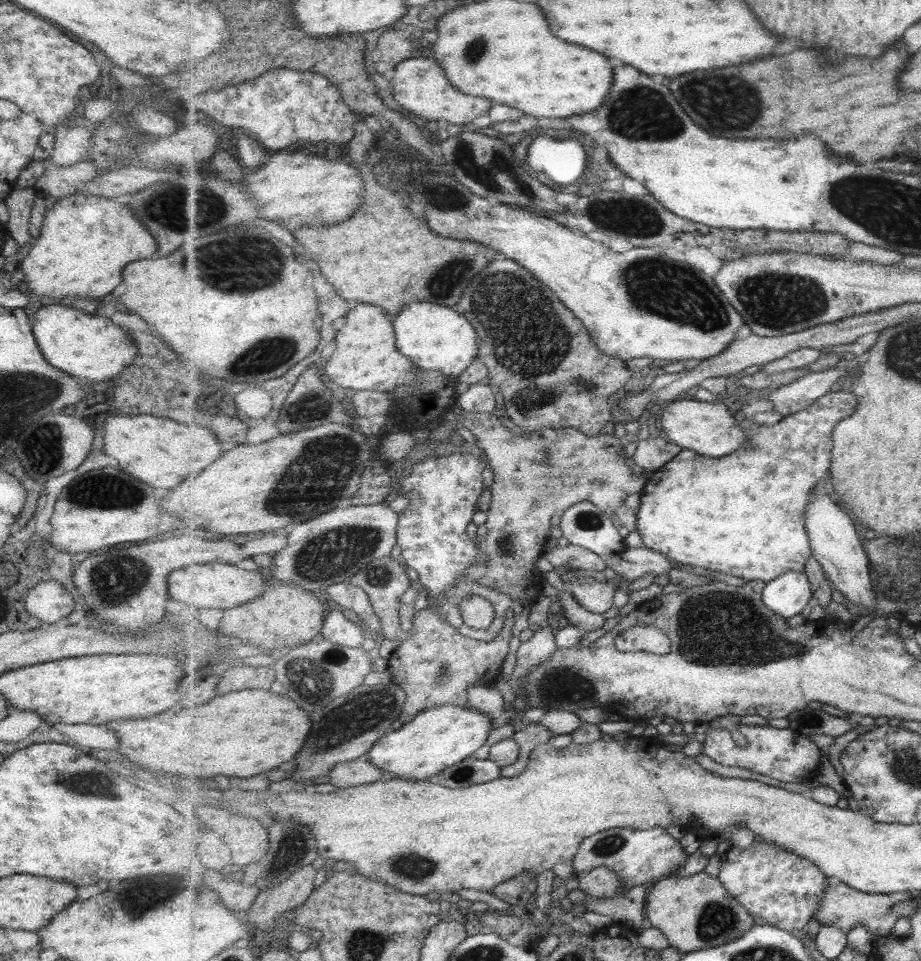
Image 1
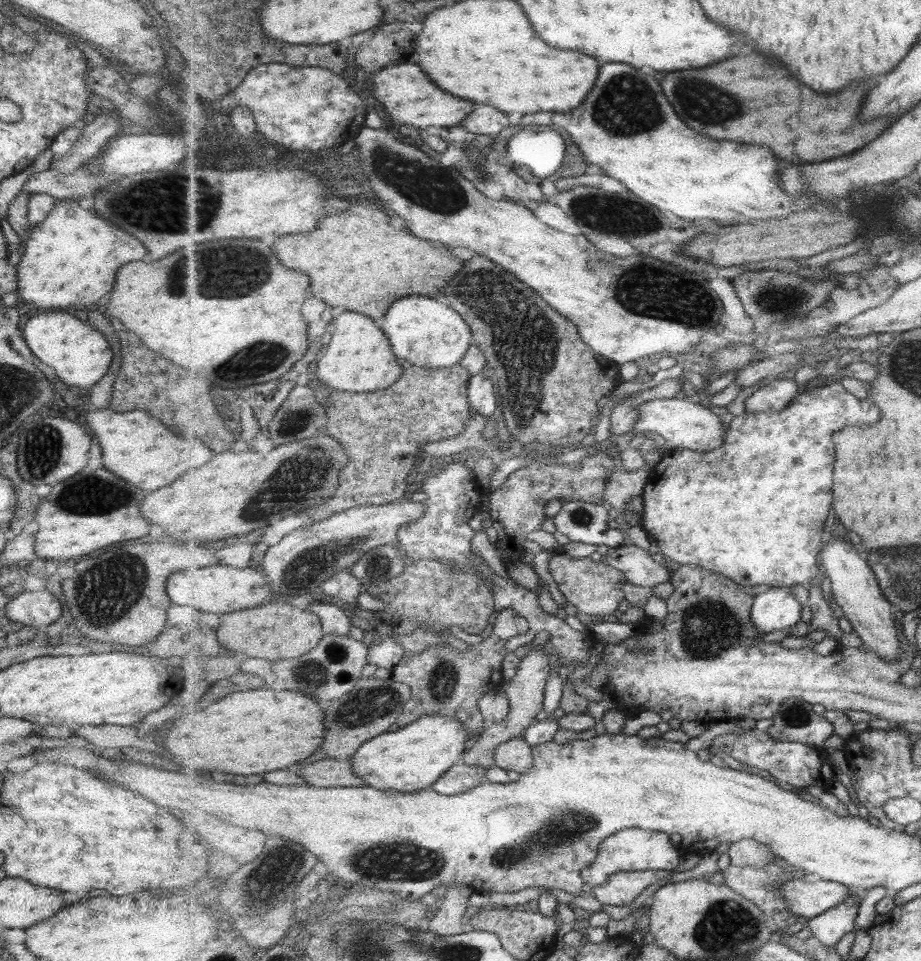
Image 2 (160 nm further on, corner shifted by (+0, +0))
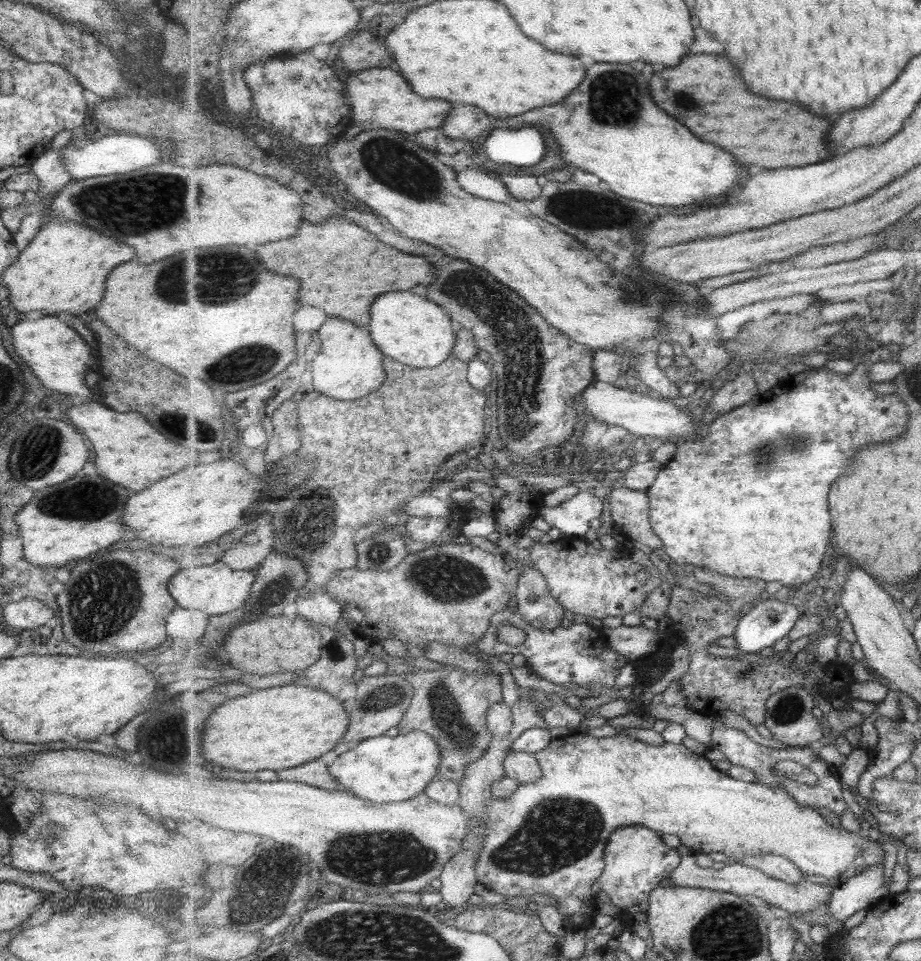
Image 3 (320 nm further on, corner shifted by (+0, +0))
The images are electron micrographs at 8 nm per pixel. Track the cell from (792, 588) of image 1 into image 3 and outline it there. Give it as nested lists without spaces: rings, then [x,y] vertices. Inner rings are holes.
[[[771,597],[761,600],[740,618],[733,636],[736,647],[743,653],[757,654],[788,636],[799,620],[796,600],[779,602]]]

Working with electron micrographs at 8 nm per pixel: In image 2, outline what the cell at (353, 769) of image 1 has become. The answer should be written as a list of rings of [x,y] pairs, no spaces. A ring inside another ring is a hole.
[[[347,758],[320,759],[312,763],[293,766],[291,770],[309,785],[316,787],[362,787],[365,785],[365,781],[354,773],[351,759]]]

